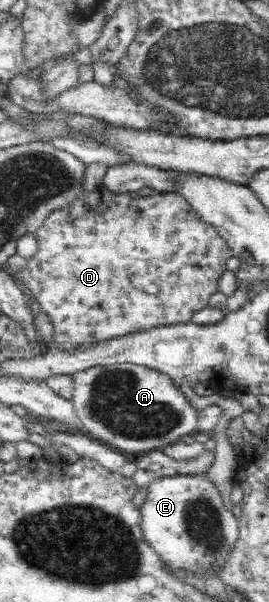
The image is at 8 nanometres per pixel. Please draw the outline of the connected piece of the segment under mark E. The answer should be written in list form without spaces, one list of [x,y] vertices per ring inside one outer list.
[[[205,473],[176,474],[153,481],[140,506],[140,531],[160,561],[167,567],[194,575],[203,585],[206,575],[218,575],[231,560],[239,535],[239,515],[224,503],[214,482]]]

